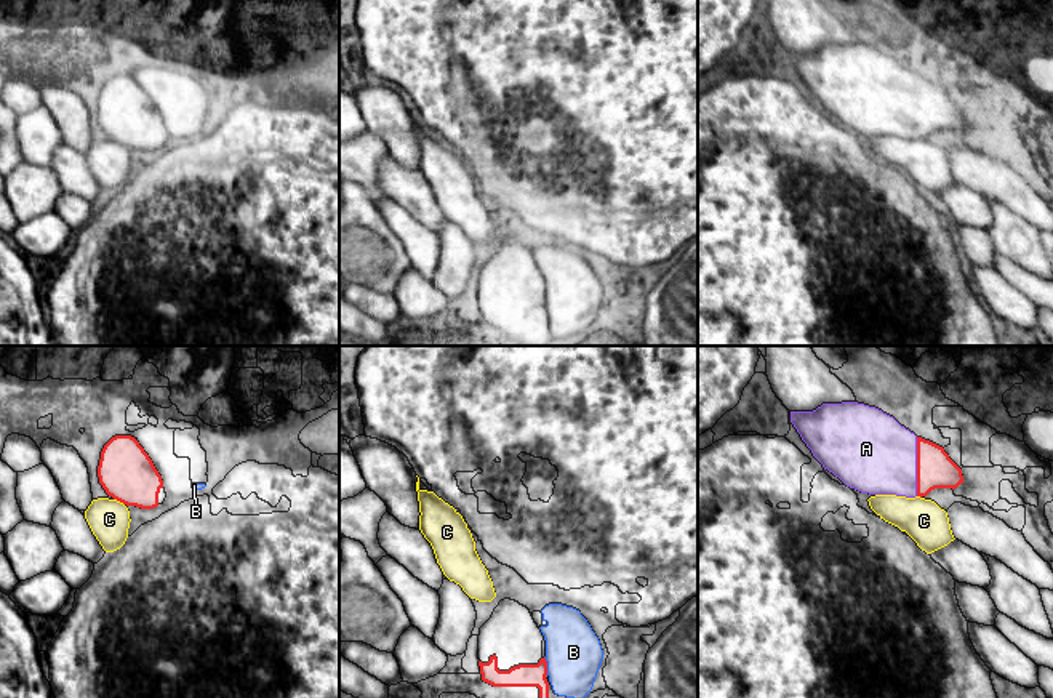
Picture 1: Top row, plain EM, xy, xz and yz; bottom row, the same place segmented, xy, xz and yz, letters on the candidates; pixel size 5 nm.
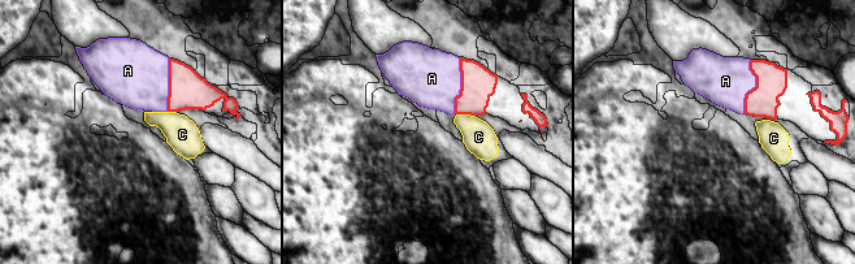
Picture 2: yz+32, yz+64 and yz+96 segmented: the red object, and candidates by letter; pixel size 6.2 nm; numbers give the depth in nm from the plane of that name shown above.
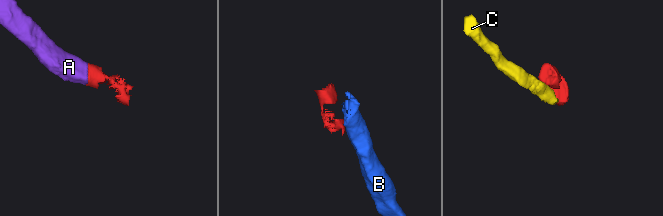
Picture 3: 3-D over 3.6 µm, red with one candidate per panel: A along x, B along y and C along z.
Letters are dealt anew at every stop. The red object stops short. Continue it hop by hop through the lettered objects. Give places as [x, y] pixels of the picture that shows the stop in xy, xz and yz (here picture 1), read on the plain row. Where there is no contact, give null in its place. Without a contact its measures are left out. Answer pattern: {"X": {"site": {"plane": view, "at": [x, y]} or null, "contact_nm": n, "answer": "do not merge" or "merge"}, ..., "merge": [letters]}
{"A": {"site": {"plane": "yz", "at": [917, 108]}, "contact_nm": 300, "answer": "merge"}, "B": {"site": {"plane": "xz", "at": [546, 308]}, "contact_nm": 100, "answer": "do not merge"}, "C": {"site": {"plane": "xy", "at": [119, 141]}, "contact_nm": 70, "answer": "do not merge"}, "merge": ["A"]}

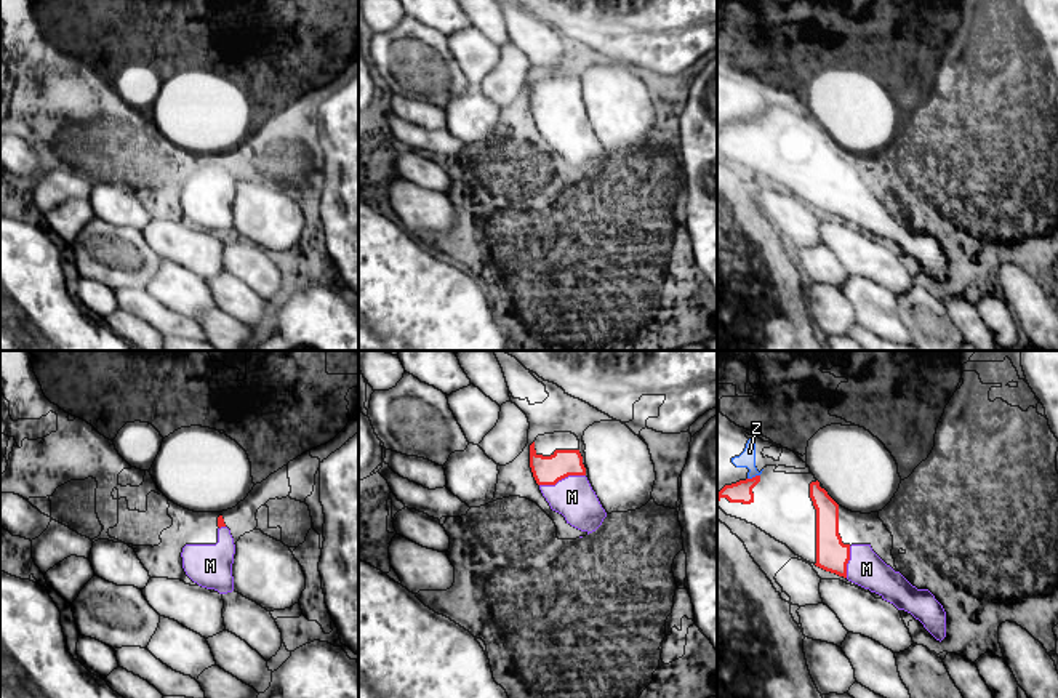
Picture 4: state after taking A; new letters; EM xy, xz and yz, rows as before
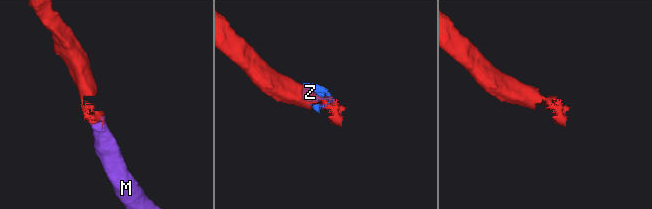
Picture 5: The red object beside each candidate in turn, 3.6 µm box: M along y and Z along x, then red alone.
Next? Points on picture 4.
{"M": {"site": {"plane": "xz", "at": [562, 119]}, "contact_nm": 240, "answer": "merge"}, "Z": {"site": {"plane": "yz", "at": [753, 119]}, "contact_nm": 70, "answer": "do not merge"}, "merge": ["M"]}

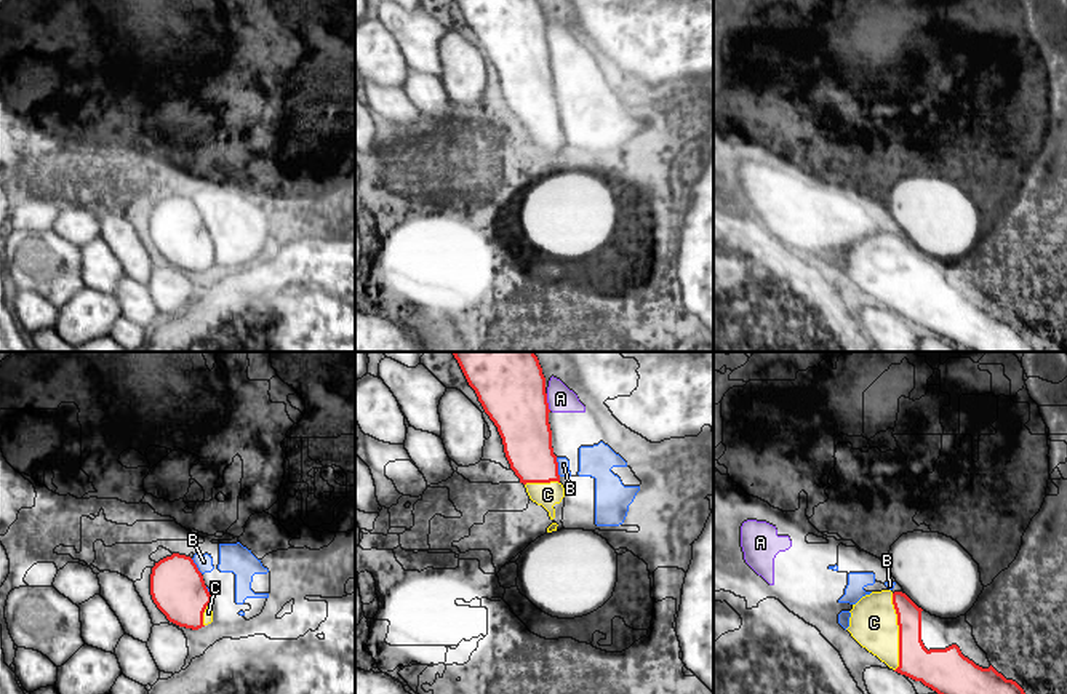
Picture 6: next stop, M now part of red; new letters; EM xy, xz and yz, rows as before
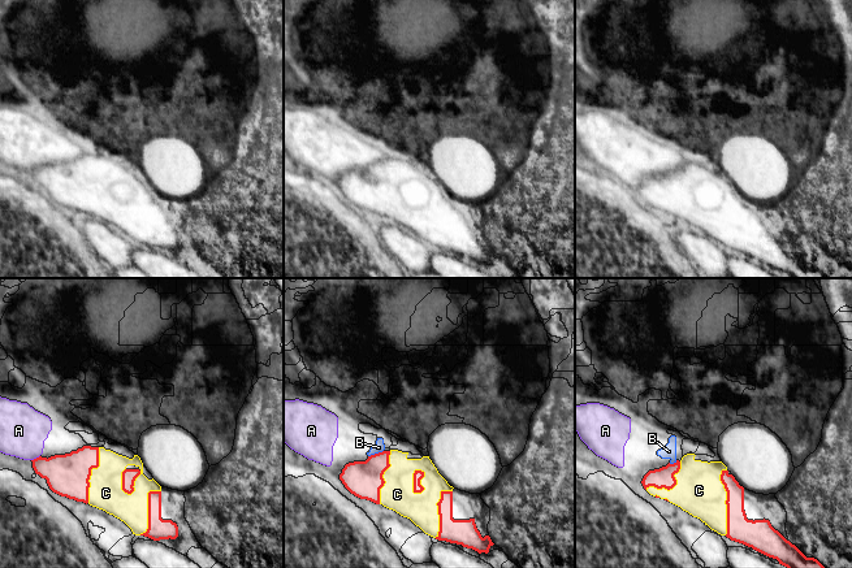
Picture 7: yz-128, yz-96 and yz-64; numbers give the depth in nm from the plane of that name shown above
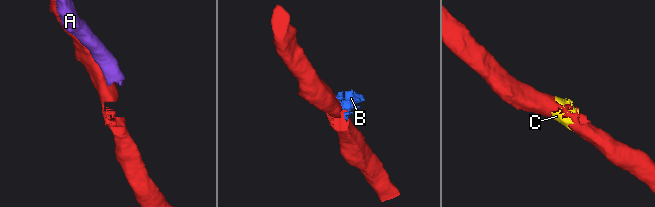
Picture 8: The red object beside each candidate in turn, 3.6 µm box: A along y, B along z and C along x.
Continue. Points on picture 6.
{"A": {"site": {"plane": "xz", "at": [546, 43]}, "contact_nm": 90, "answer": "do not merge"}, "B": {"site": {"plane": "xz", "at": [557, 109]}, "contact_nm": 100, "answer": "do not merge"}, "C": {"site": {"plane": "yz", "at": [899, 274]}, "contact_nm": 400, "answer": "merge"}, "merge": ["C"]}

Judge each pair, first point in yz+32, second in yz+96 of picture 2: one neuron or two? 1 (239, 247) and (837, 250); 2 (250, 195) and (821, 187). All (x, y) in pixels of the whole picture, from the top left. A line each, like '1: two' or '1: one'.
1: one
2: two

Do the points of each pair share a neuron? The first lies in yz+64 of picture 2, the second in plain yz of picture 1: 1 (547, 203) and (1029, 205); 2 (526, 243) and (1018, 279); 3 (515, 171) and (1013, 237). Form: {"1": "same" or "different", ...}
{"1": "different", "2": "different", "3": "different"}

